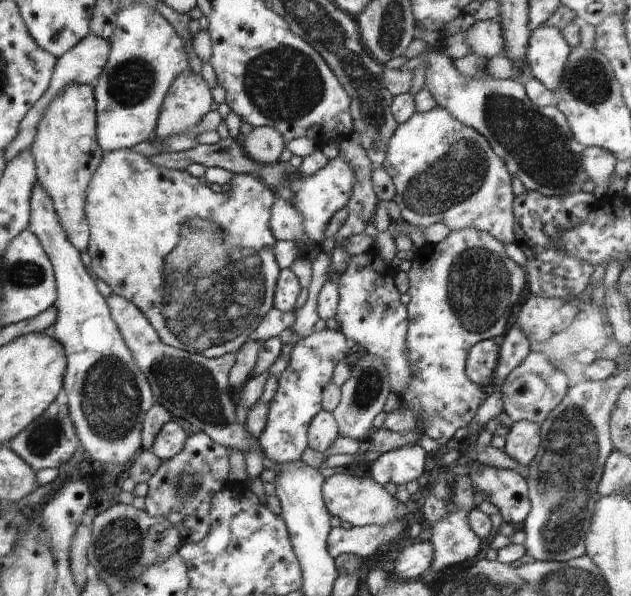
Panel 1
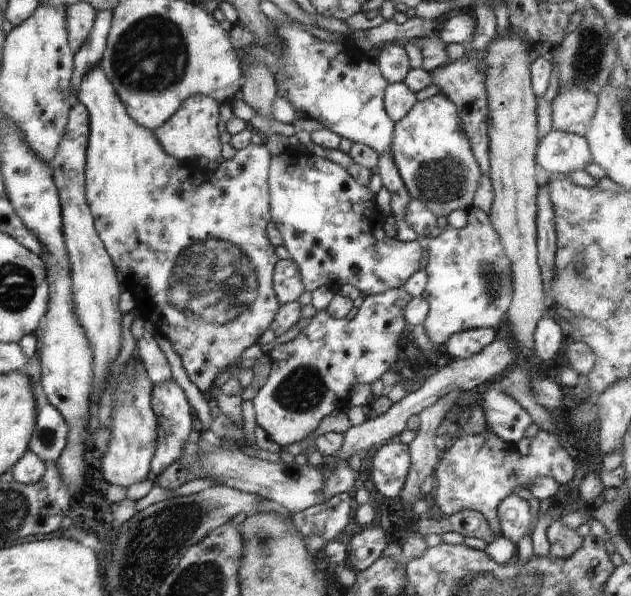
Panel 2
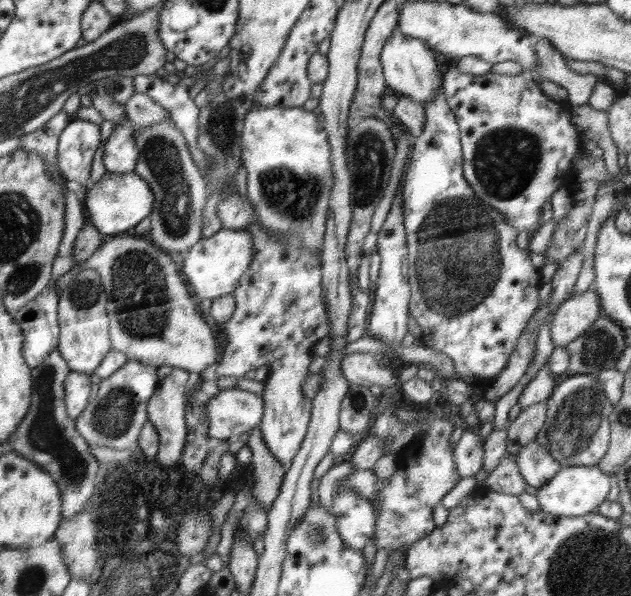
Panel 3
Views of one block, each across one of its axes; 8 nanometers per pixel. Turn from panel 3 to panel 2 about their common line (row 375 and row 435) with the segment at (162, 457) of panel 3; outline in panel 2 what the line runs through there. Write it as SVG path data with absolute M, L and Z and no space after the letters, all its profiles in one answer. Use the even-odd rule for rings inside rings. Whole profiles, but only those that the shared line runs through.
M173 377L172 380L166 380L164 384L152 387L151 406L154 414L156 414L158 440L156 441L156 450L154 451L147 479L156 484L158 476L168 466L179 460L184 446L186 446L188 439L193 435L192 408L188 404L188 398L186 398L184 390L180 388L180 384Z

